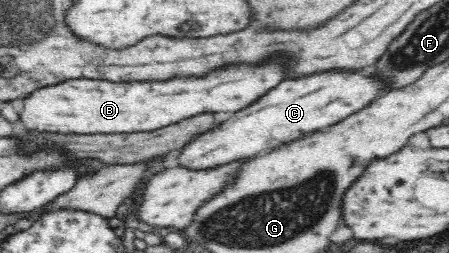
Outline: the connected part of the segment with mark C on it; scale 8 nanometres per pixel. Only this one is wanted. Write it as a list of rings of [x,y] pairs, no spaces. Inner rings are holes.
[[[370,68],[319,71],[286,79],[258,101],[224,116],[220,123],[187,141],[179,149],[178,165],[188,171],[210,171],[228,163],[249,160],[358,113],[392,87],[391,79],[373,73]]]

